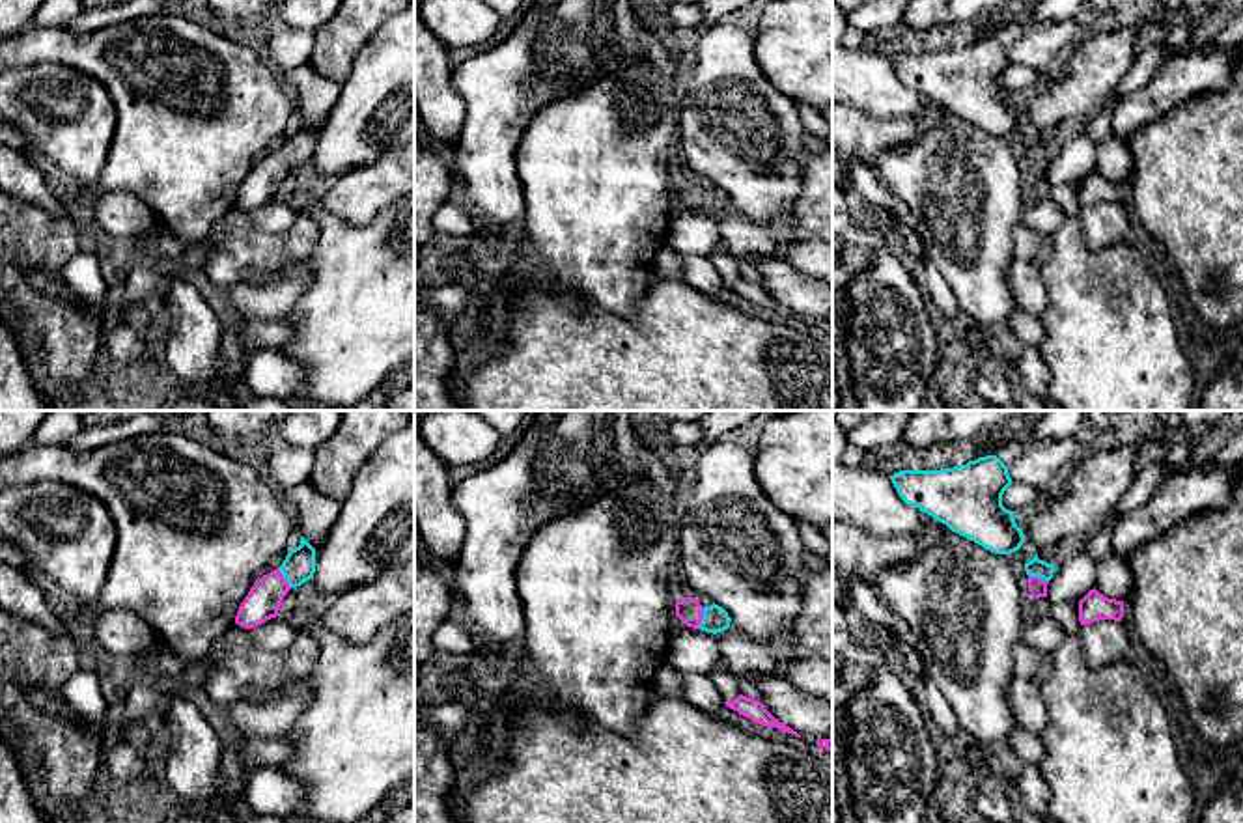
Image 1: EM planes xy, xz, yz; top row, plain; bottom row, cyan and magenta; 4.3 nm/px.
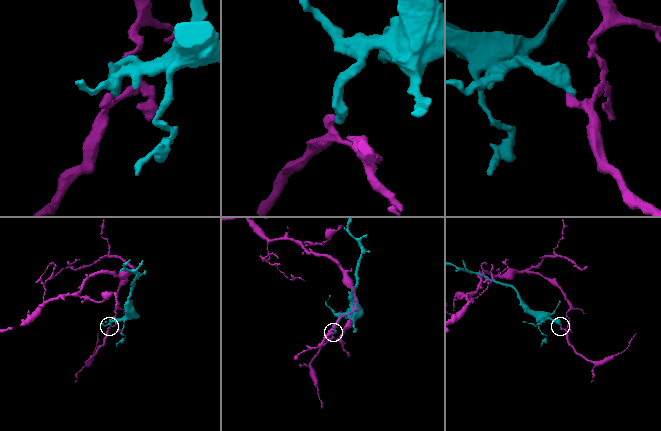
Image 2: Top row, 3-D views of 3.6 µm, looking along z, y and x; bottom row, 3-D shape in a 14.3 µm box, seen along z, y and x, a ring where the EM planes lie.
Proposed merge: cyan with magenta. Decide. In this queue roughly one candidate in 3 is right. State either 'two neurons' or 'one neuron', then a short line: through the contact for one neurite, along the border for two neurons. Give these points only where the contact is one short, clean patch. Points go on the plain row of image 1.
one neuron | xz (715, 200), (702, 200), (689, 193)

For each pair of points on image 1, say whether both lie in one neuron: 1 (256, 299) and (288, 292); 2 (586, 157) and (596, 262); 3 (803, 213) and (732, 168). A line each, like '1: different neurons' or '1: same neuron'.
1: same neuron
2: same neuron
3: different neurons

